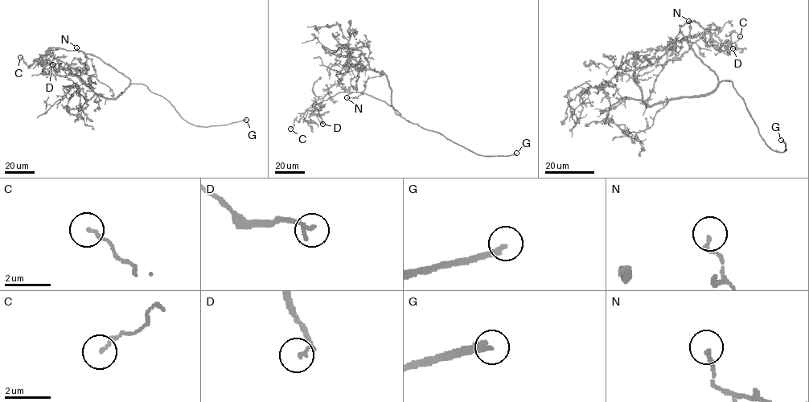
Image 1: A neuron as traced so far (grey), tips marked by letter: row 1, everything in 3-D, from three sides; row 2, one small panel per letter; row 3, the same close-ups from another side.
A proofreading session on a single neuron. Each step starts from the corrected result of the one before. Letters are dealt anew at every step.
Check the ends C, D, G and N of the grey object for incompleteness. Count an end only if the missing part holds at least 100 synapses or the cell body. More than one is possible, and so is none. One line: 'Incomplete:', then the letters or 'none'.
Incomplete: G

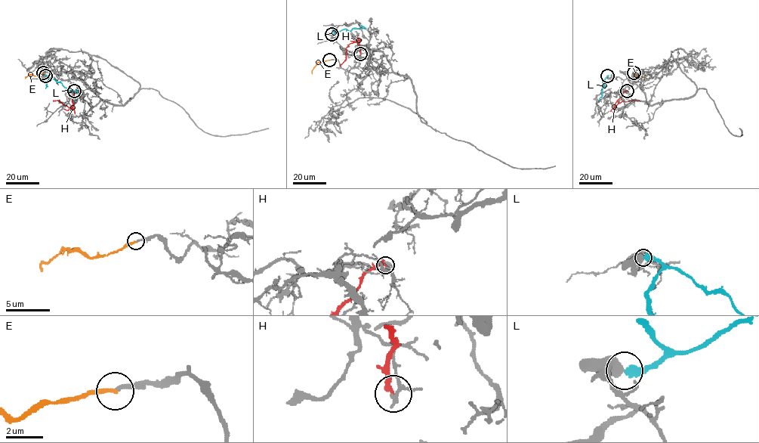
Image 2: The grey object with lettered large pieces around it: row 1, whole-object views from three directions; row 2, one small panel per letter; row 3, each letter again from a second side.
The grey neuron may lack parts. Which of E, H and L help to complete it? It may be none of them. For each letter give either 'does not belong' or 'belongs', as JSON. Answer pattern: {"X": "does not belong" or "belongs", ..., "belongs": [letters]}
{"E": "belongs", "H": "does not belong", "L": "does not belong", "belongs": ["E"]}

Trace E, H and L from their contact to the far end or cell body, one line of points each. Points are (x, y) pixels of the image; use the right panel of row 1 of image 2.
E: (634, 72), (635, 75), (639, 74), (647, 78)
H: (627, 91), (622, 94), (615, 107), (622, 100), (640, 101)
L: (608, 75), (603, 82), (604, 86), (598, 100)

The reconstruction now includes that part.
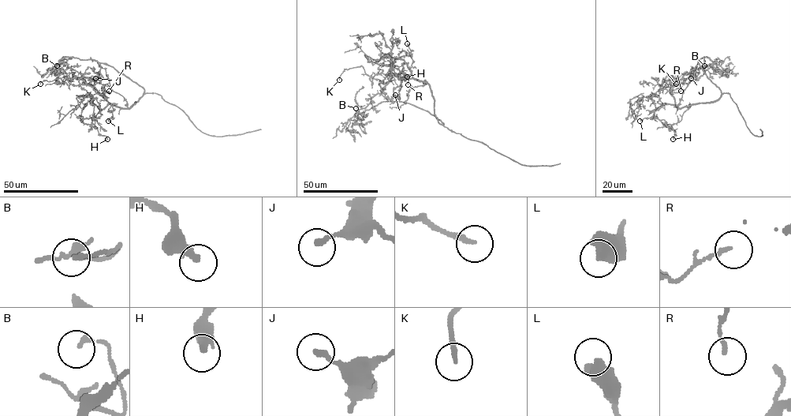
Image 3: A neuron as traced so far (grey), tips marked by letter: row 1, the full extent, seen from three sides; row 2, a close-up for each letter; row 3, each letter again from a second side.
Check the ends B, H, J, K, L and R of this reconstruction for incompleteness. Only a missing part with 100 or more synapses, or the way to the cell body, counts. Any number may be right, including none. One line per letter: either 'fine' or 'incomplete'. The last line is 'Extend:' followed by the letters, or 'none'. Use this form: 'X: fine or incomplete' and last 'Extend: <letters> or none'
B: fine
H: fine
J: fine
K: fine
L: fine
R: fine
Extend: none

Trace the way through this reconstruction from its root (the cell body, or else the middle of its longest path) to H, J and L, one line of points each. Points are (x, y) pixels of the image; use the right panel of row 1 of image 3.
H: (716, 99), (680, 108), (671, 104), (658, 106), (654, 116), (673, 129), (675, 133), (673, 139)
J: (716, 99), (720, 96), (721, 90), (707, 76), (698, 63), (682, 76), (686, 72), (694, 72), (691, 78)
L: (716, 99), (680, 108), (665, 104), (650, 118), (639, 121)

